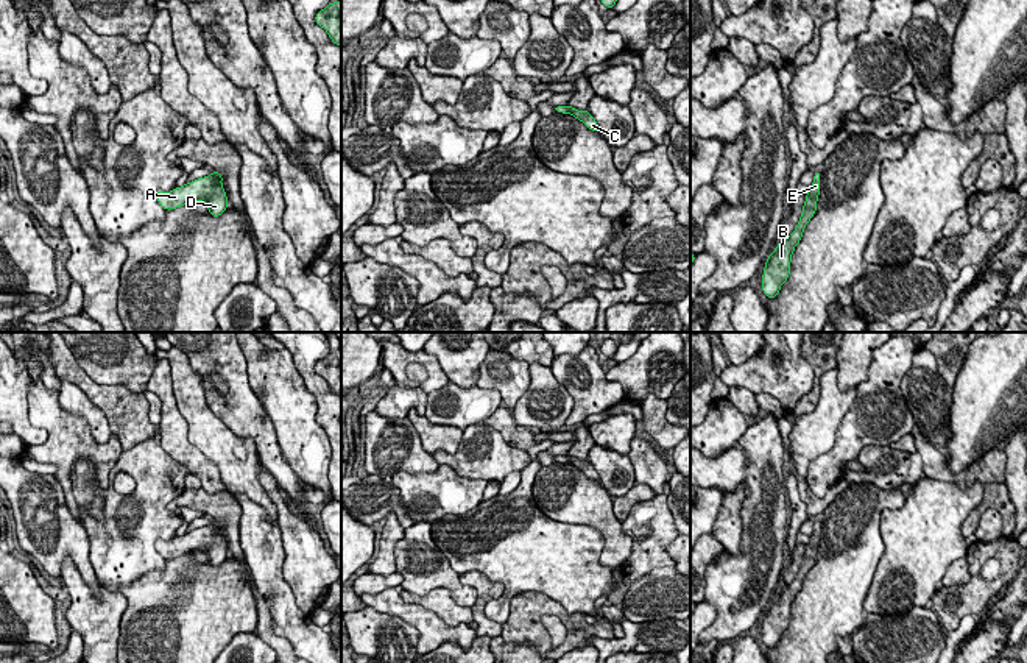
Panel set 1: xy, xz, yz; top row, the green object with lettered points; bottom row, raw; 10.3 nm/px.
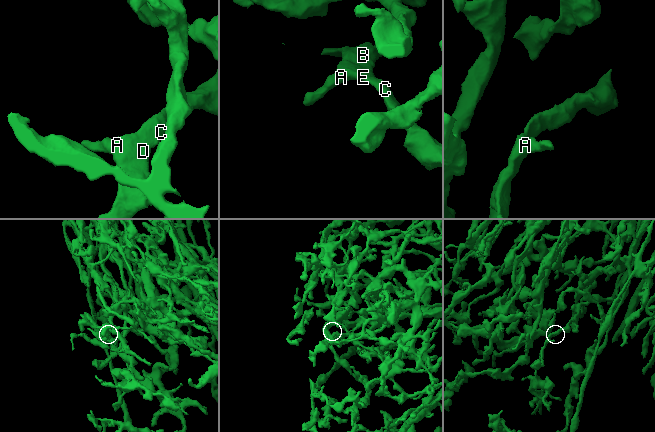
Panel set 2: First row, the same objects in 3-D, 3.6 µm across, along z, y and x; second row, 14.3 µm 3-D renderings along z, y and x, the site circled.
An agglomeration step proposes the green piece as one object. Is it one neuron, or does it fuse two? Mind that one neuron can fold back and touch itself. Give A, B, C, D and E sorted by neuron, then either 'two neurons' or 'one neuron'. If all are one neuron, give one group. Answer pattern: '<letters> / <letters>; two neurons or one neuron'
A B C D E; one neuron

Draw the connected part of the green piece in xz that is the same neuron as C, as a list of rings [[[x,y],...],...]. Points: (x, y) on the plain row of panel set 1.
[[[553,456],[555,462],[561,462],[561,463],[570,463],[575,468],[578,468],[580,471],[583,471],[591,480],[600,482],[600,476],[595,471],[595,468],[591,465],[589,460],[578,460],[577,457],[572,456]]]

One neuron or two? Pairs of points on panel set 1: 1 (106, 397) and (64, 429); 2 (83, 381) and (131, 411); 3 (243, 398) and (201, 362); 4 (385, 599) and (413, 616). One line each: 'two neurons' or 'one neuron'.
1: two neurons
2: one neuron
3: one neuron
4: one neuron

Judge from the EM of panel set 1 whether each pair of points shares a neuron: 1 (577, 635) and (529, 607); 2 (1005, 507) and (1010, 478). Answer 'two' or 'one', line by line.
1: one
2: two

